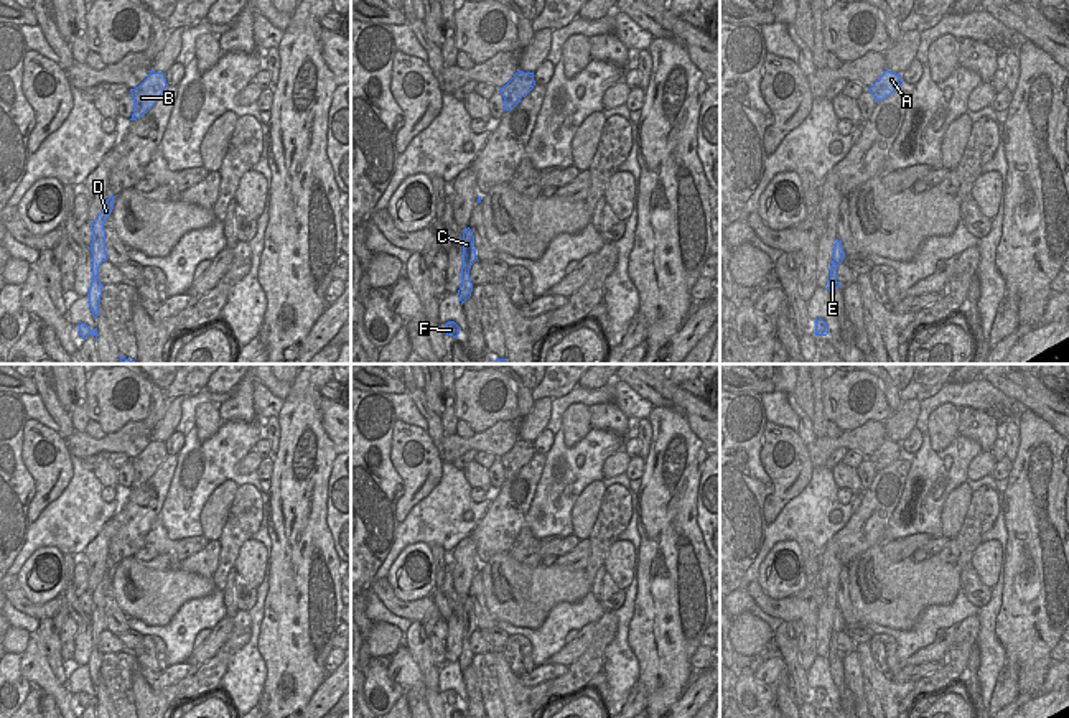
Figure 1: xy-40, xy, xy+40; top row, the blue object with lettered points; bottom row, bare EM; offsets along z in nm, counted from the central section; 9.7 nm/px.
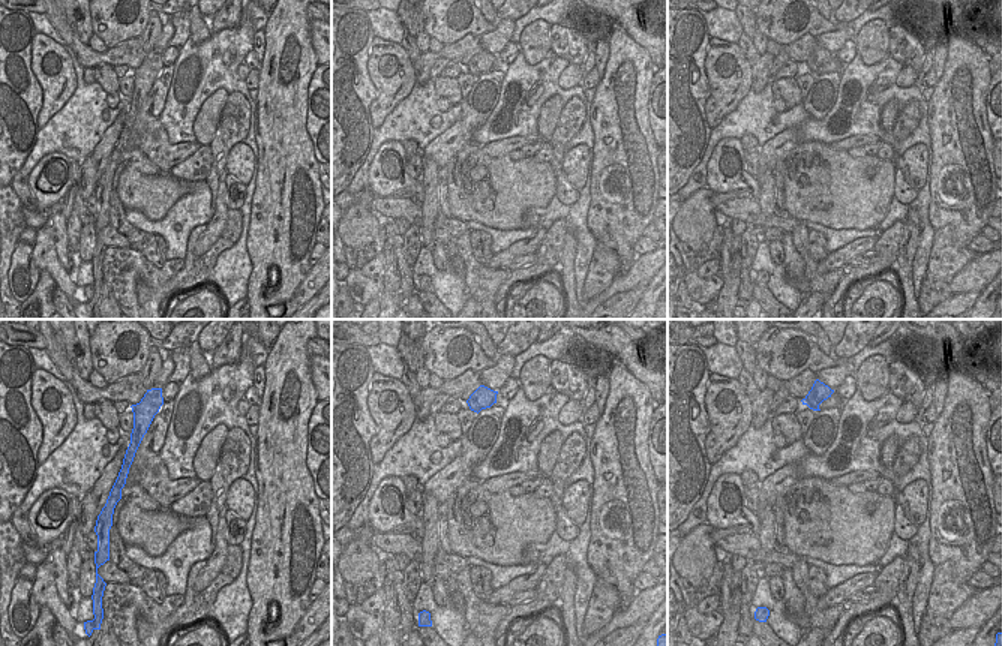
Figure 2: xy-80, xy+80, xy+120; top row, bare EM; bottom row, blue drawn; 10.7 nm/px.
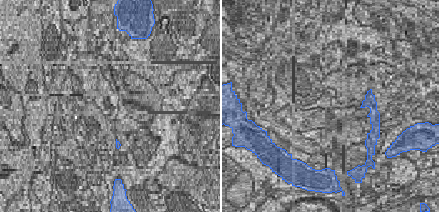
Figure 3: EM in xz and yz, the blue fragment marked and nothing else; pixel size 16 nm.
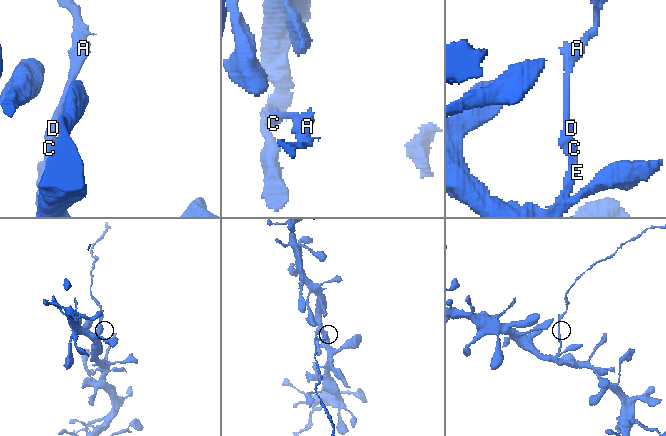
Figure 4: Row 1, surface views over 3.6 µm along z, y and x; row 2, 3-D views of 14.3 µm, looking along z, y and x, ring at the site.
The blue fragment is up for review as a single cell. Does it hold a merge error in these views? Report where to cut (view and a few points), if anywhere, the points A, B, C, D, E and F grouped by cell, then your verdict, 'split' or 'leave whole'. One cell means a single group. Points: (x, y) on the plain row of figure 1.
cut xy-40 (98, 639), (93, 648); groups A B C D / E F; split

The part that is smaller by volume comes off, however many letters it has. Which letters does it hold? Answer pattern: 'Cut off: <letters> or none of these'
Cut off: A, B, C, D.

